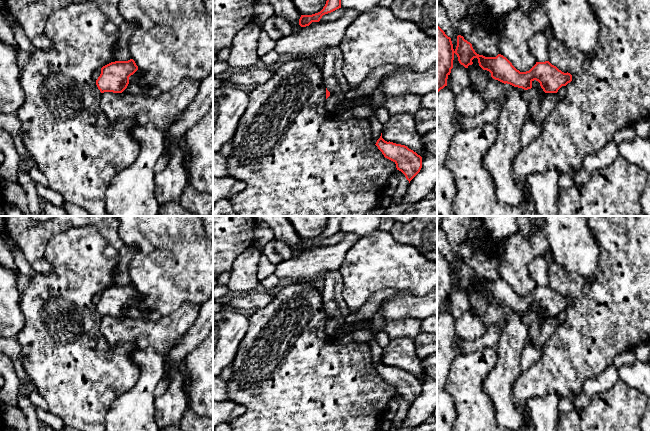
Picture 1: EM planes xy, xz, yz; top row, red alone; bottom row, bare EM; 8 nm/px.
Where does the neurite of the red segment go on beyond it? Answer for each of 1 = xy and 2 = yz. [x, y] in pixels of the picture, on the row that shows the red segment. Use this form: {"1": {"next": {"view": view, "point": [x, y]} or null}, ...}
{"1": {"next": null}, "2": {"next": null}}

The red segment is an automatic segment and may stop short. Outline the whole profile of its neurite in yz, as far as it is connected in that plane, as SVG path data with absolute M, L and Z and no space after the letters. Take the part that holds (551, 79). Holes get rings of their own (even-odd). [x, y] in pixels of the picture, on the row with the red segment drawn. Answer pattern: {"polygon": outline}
{"polygon": "M437 25L437 93L447 86L455 54L465 68L472 65L472 60L477 58L479 66L489 71L493 79L524 90L531 89L532 82L536 80L545 93L557 93L562 86L572 81L570 73L562 72L549 61L536 62L529 71L520 72L501 54L496 57L477 54L472 44L461 35L457 36L457 46L454 50L451 38Z"}

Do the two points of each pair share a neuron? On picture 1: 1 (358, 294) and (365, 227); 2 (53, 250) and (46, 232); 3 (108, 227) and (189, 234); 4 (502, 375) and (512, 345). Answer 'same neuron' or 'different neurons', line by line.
1: different neurons
2: different neurons
3: different neurons
4: same neuron

